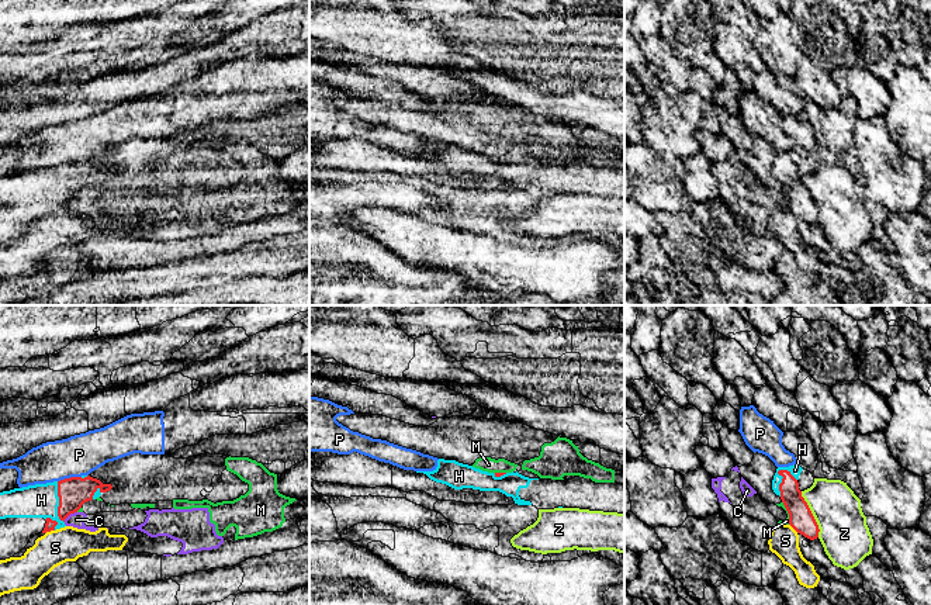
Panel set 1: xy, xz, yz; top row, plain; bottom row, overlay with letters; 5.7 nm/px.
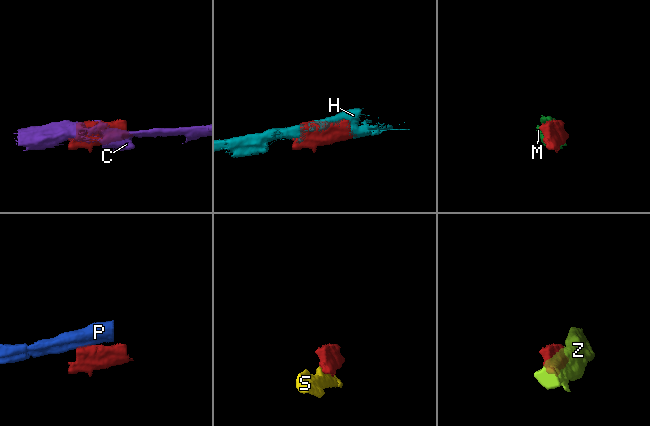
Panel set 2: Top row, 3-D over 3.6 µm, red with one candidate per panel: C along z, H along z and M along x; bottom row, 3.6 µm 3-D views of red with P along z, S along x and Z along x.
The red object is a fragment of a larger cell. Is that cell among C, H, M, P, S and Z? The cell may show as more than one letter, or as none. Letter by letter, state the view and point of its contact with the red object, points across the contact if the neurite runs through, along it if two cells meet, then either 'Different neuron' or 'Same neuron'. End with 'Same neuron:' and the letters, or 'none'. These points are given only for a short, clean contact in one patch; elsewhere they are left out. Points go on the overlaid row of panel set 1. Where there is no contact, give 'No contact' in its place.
C: Touches red at xy (69, 514). Boundary: xy (76, 511), (63, 521). Different neuron
H: Touches red at yz (782, 480). Same neuron
M: Touches red at yz (788, 512). Different neuron
P: Touches red at xy (69, 479). Boundary: xy (80, 476), (58, 481). Different neuron
S: Touches red at xy (49, 531). Different neuron
Z: Touches red at yz (812, 514). Different neuron
Same neuron: H

